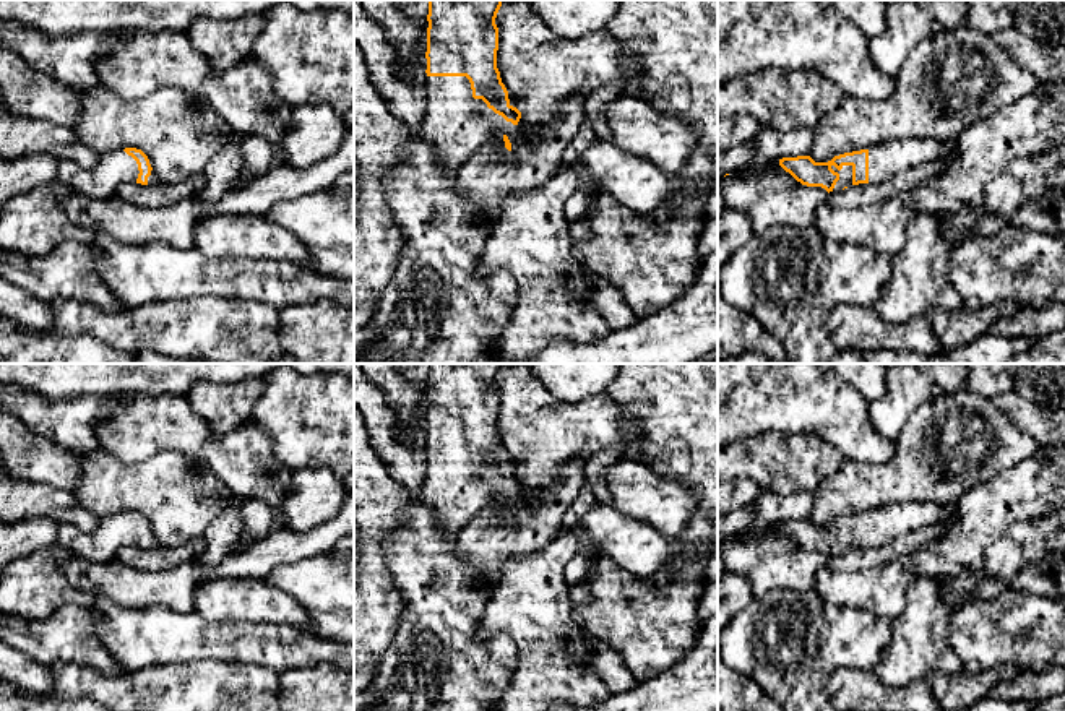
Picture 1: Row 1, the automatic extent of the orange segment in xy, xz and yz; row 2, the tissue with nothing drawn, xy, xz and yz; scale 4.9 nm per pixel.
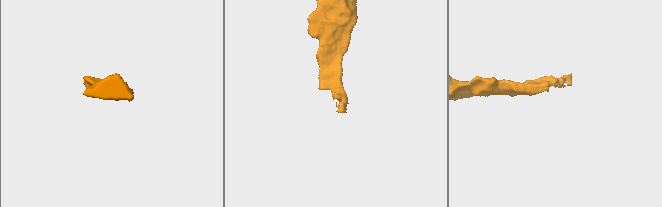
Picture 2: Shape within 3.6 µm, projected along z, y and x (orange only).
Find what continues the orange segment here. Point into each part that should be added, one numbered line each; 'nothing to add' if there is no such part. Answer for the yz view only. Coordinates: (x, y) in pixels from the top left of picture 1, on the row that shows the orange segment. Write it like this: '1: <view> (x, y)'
1: yz (846, 172)

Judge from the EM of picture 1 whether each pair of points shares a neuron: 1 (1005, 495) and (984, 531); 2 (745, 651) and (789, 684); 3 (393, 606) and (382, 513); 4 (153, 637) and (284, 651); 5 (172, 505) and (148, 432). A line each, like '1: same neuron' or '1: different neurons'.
1: same neuron
2: same neuron
3: same neuron
4: same neuron
5: different neurons

